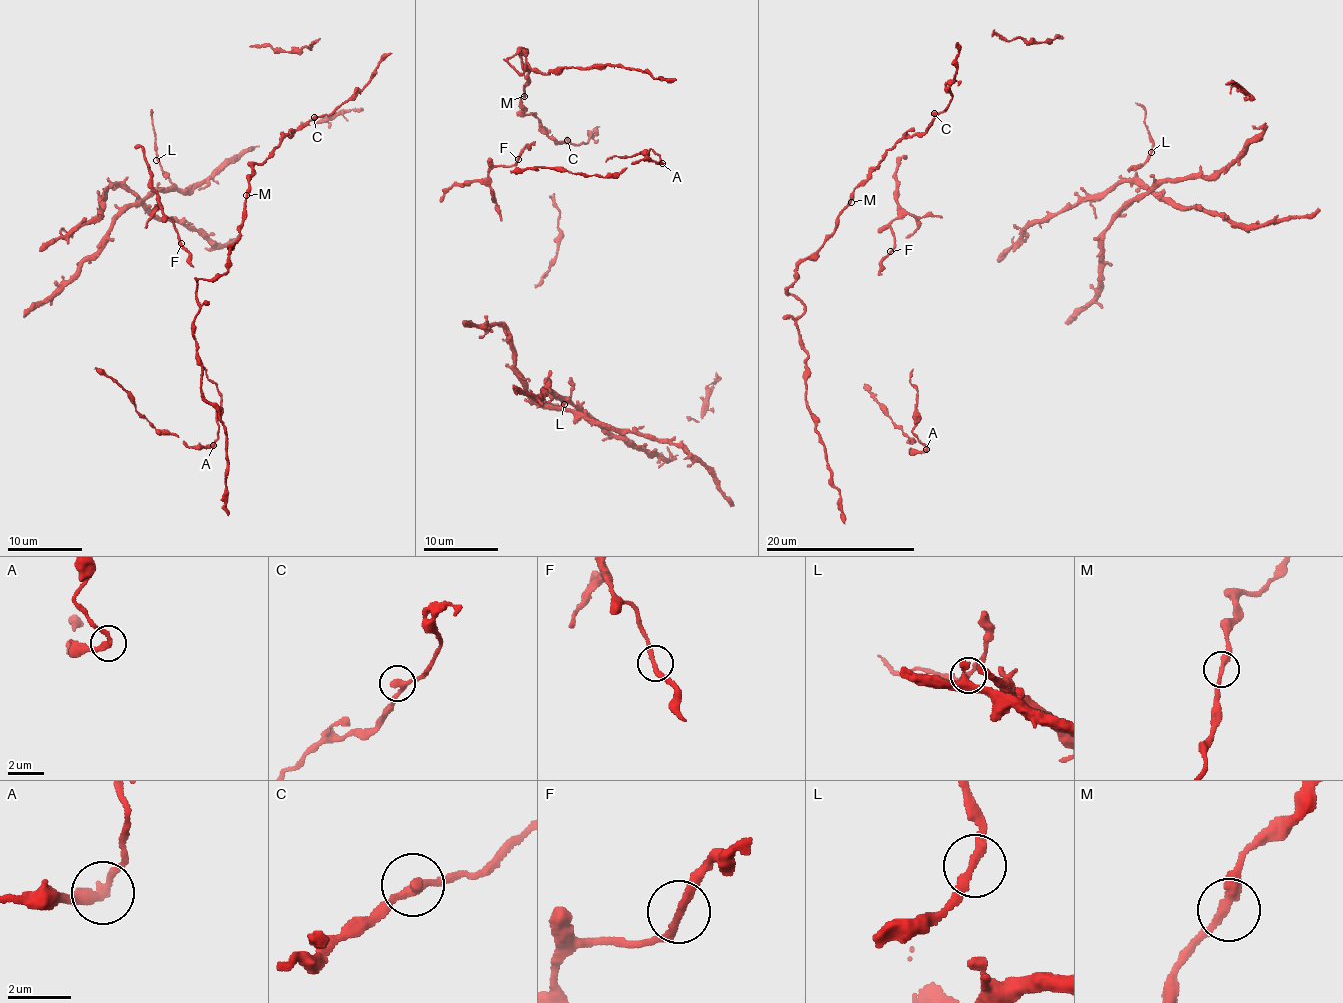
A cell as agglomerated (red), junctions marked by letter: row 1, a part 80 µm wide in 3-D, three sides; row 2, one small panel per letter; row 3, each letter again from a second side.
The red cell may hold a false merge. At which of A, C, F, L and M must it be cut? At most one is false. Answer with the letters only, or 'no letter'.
A

